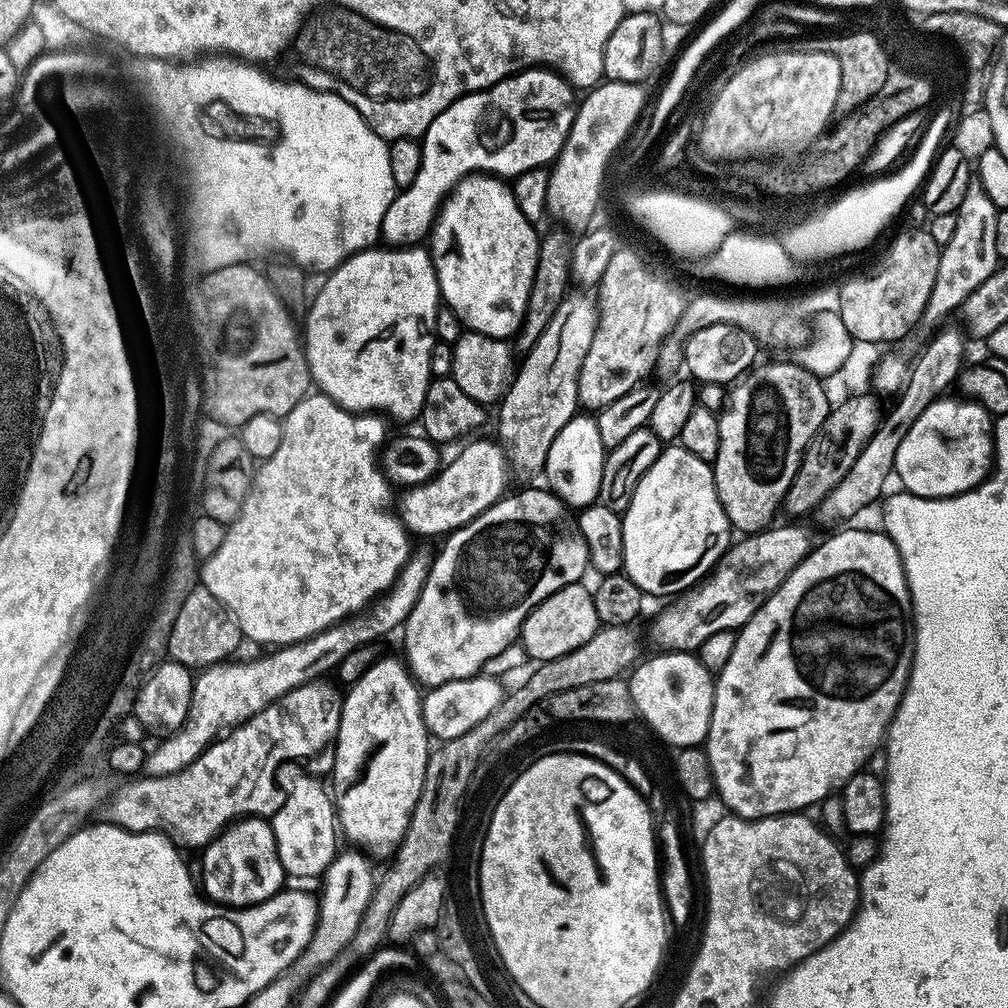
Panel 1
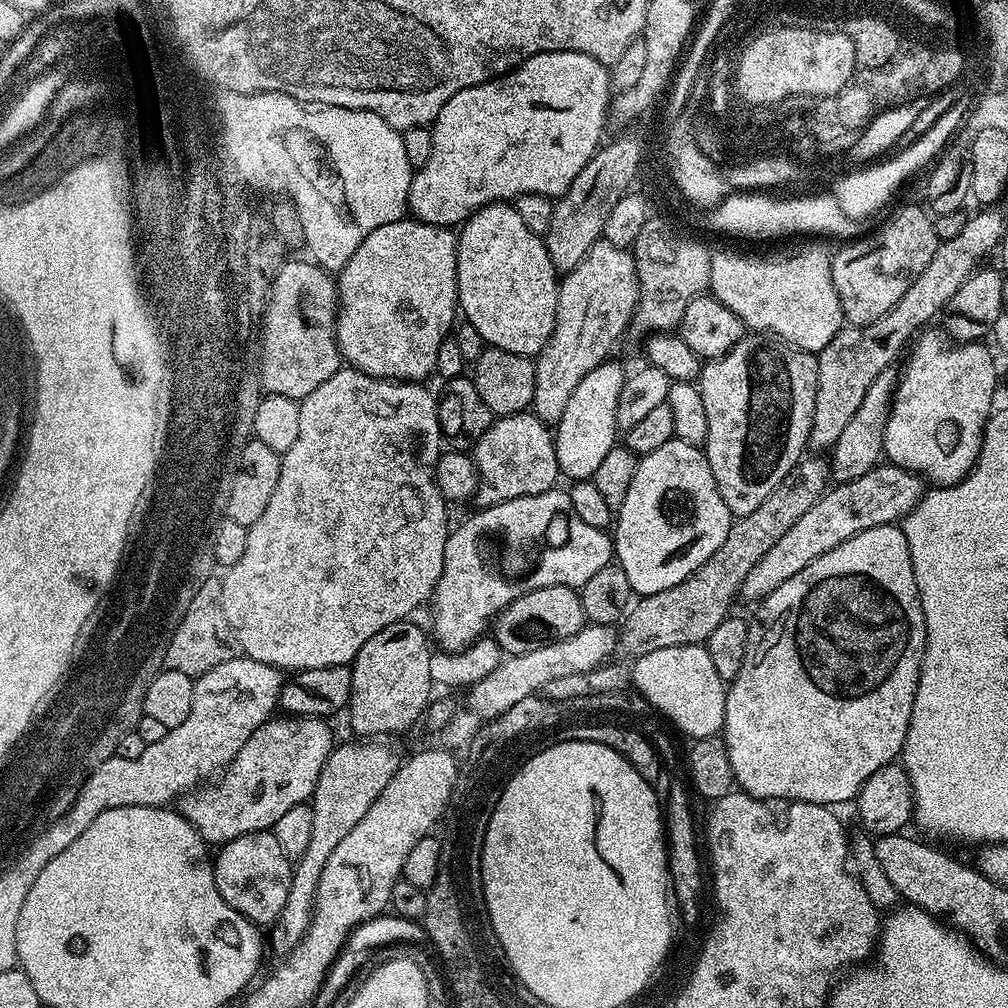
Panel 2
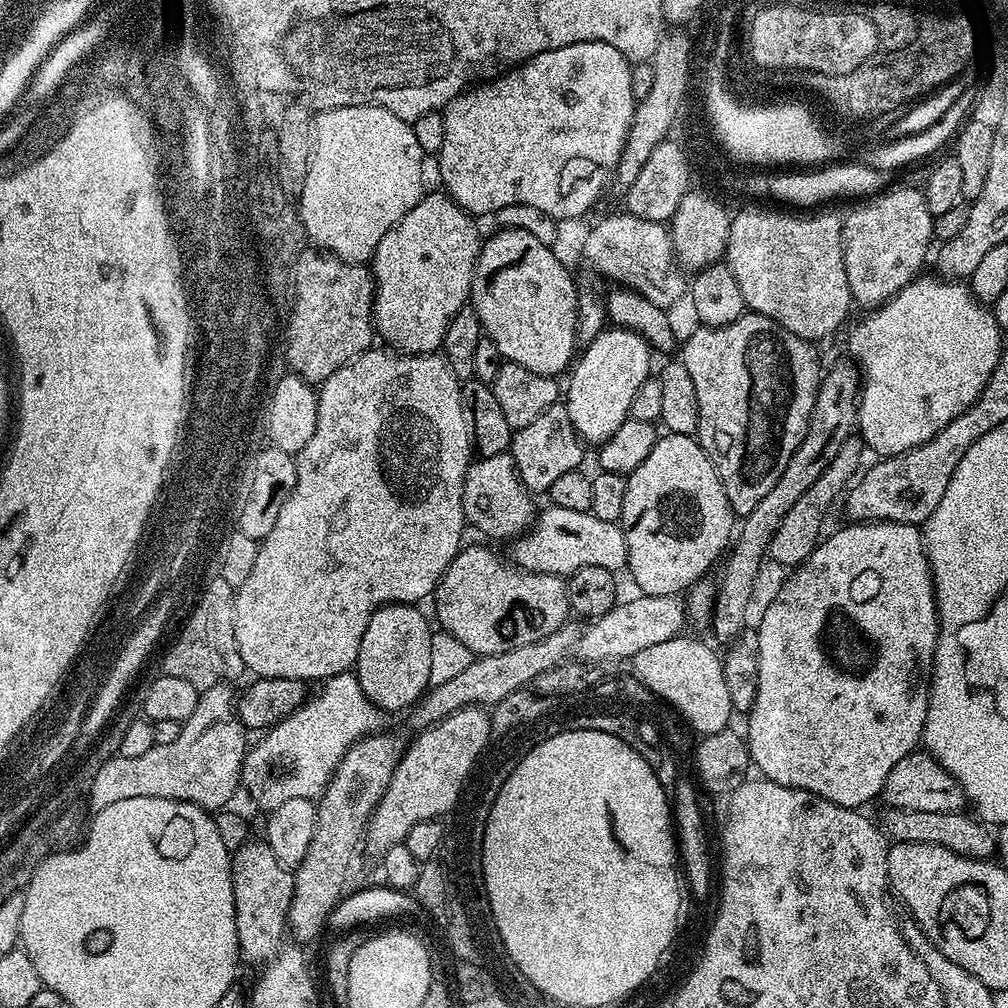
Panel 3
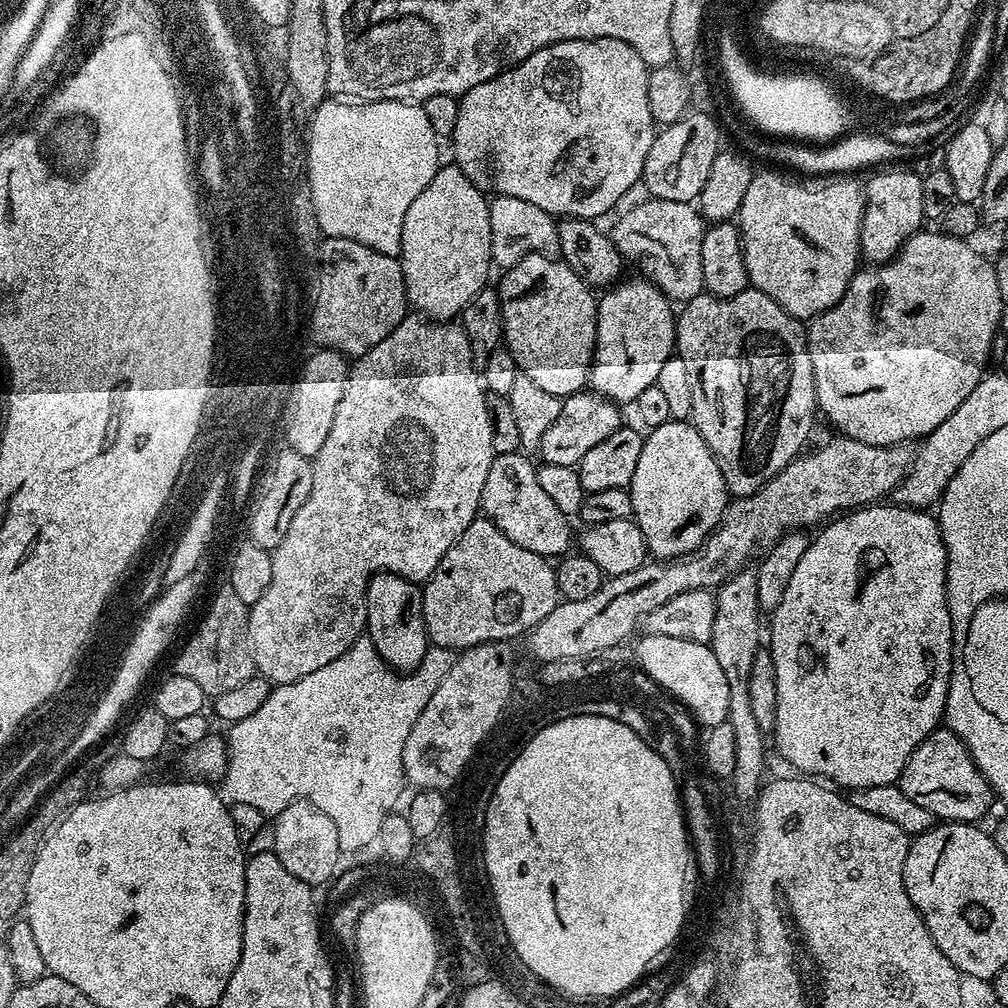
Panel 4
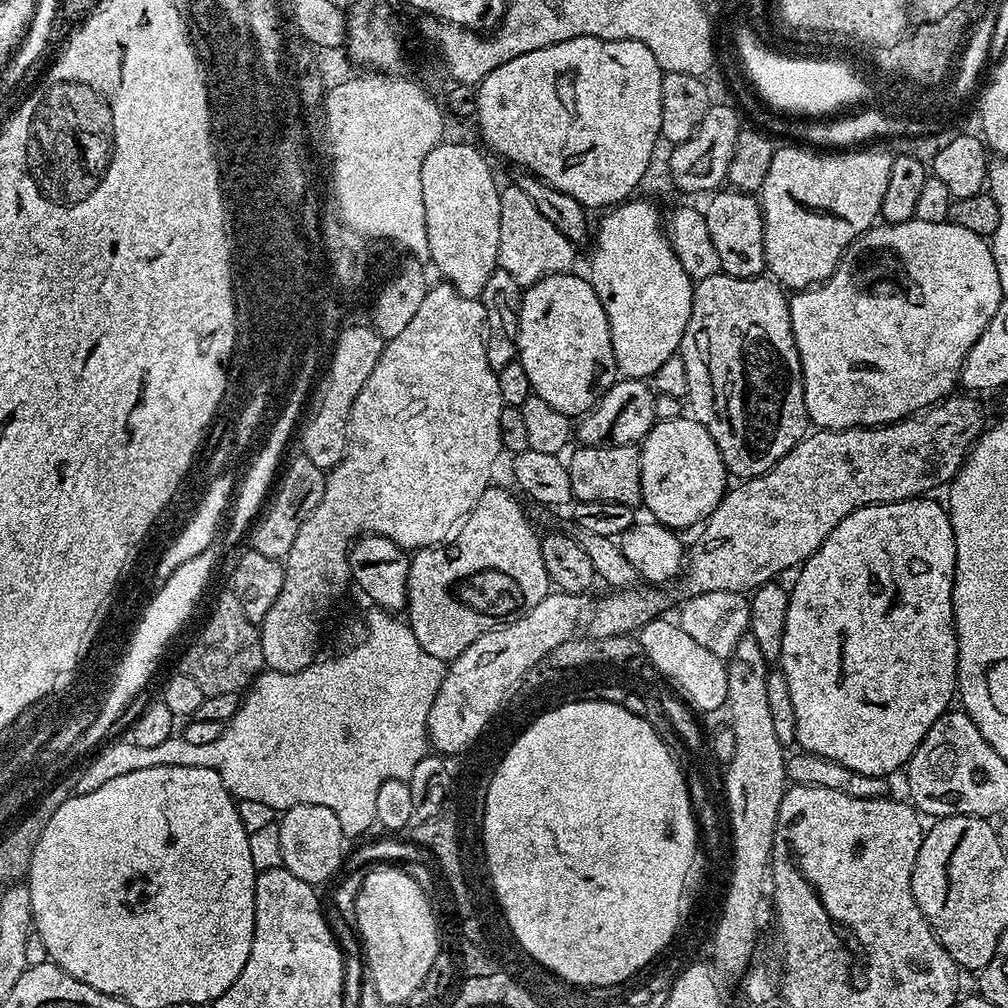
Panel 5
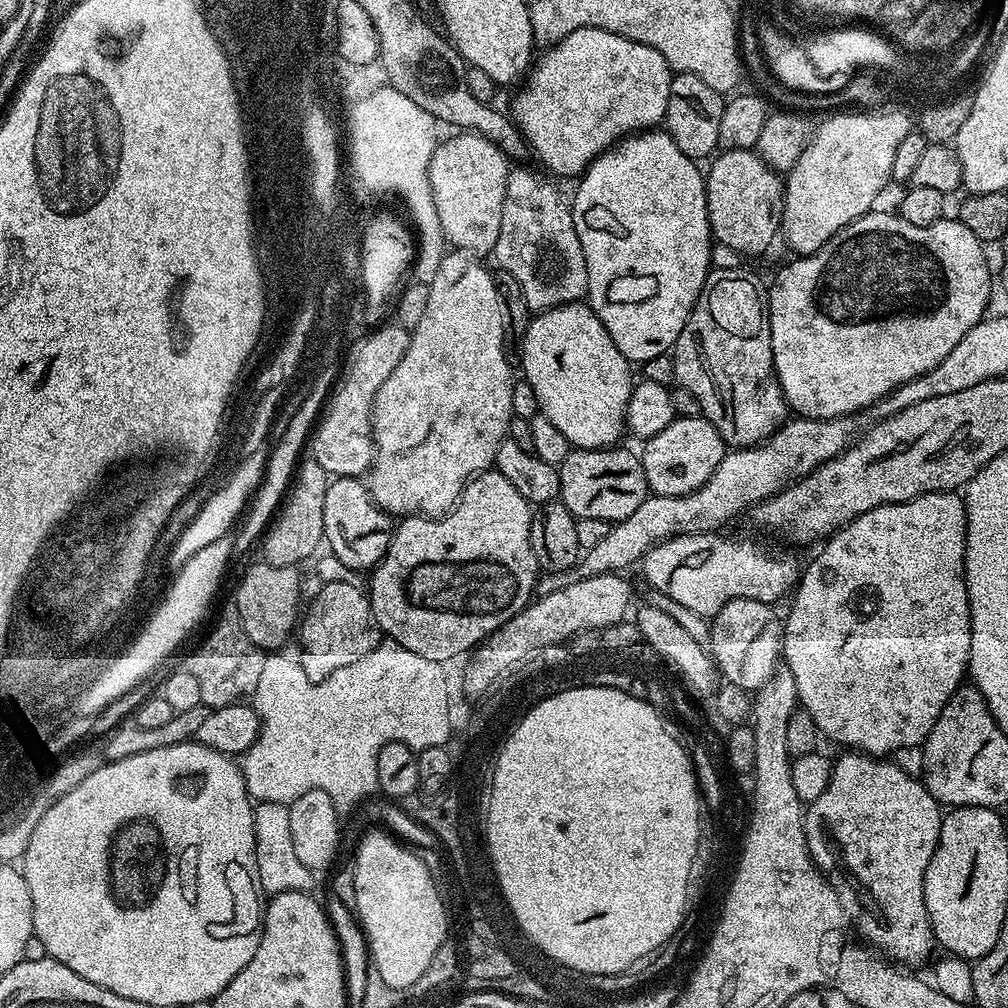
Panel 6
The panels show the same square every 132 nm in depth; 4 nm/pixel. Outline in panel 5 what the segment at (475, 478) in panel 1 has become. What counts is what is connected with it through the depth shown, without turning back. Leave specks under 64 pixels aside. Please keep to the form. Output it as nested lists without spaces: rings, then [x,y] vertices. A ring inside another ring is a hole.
[[[620,378],[603,389],[592,409],[579,417],[574,436],[586,448],[600,448],[604,444],[639,445],[656,421],[653,385],[648,380]]]

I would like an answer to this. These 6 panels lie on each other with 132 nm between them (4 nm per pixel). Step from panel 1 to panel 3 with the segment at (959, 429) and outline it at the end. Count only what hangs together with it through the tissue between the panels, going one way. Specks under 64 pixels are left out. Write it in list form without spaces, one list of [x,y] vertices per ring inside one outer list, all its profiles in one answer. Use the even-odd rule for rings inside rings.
[[[931,275],[917,276],[897,296],[864,314],[848,332],[848,350],[862,369],[858,435],[880,458],[897,456],[925,444],[938,430],[954,422],[976,403],[1000,361],[1002,329],[992,317],[991,307],[977,300],[967,283]]]

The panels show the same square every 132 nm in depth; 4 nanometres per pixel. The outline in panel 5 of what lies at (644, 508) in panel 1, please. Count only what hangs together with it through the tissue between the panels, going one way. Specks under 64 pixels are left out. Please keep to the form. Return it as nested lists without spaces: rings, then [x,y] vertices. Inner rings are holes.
[[[684,414],[677,420],[657,420],[653,424],[640,448],[640,499],[643,507],[648,507],[648,512],[652,515],[649,517],[655,523],[673,530],[692,528],[696,523],[699,525],[707,521],[718,502],[722,502],[729,487],[730,473],[722,462],[722,454],[718,446],[714,446],[714,438],[710,438],[706,426]]]

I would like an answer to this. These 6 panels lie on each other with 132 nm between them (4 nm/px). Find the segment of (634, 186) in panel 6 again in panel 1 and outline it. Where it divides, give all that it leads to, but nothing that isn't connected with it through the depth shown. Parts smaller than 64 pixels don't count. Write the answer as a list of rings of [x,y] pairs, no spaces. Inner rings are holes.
[[[577,414],[558,430],[558,438],[554,438],[550,446],[550,454],[546,454],[543,475],[548,475],[547,487],[555,492],[565,504],[573,509],[587,508],[589,504],[601,499],[604,486],[604,457],[606,449],[602,442],[602,433],[598,430],[595,415]]]

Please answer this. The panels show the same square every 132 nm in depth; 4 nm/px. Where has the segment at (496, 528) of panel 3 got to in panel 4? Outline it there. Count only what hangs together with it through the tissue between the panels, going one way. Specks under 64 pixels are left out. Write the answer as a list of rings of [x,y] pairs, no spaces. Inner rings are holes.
[[[520,450],[501,452],[493,459],[490,470],[486,474],[486,484],[482,486],[480,512],[487,519],[492,520],[494,526],[498,526],[498,530],[502,530],[502,534],[506,534],[506,538],[510,538],[510,542],[522,546],[522,550],[530,550],[545,558],[563,557],[571,549],[568,547],[571,544],[573,547],[574,544],[574,532],[572,536],[572,528],[568,525],[571,524],[569,517],[565,516],[562,510],[558,510],[558,506],[554,506],[554,502],[546,494],[546,490],[542,490],[542,486],[538,483],[537,465],[531,464],[527,459],[531,460]]]

